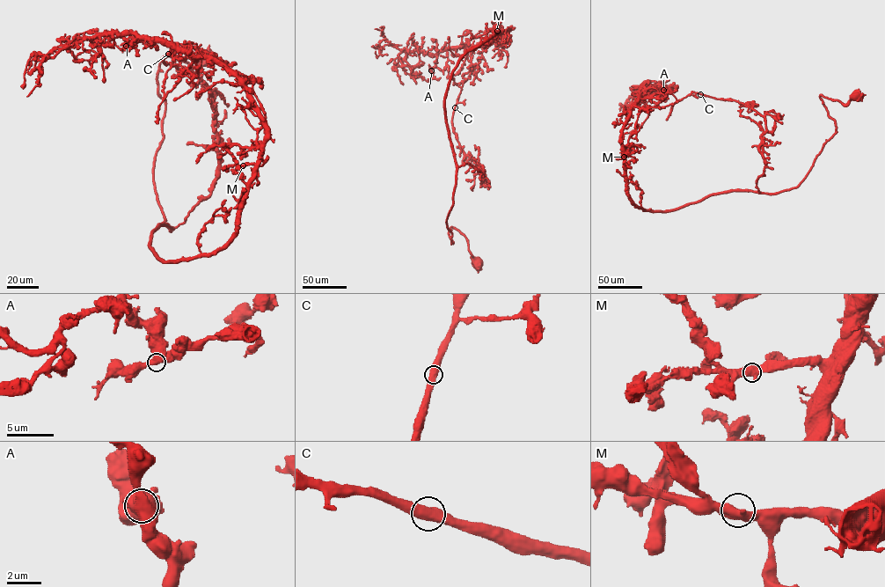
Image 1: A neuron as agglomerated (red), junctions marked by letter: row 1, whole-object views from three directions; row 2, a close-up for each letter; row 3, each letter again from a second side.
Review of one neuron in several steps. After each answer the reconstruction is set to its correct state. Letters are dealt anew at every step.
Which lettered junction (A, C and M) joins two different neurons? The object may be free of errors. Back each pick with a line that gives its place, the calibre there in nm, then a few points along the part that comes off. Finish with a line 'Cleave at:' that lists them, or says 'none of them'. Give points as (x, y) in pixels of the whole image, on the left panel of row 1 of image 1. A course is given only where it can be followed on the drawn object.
Cleave at: none of them

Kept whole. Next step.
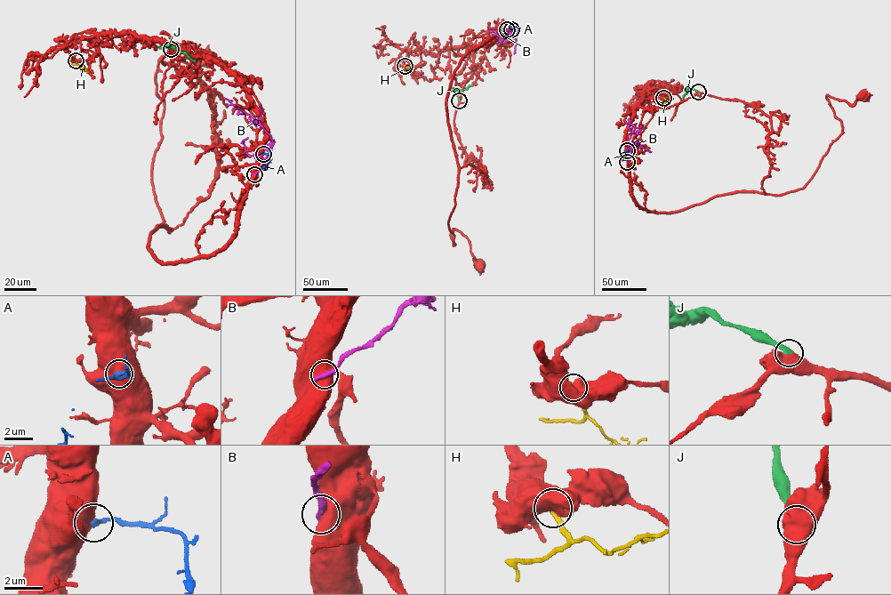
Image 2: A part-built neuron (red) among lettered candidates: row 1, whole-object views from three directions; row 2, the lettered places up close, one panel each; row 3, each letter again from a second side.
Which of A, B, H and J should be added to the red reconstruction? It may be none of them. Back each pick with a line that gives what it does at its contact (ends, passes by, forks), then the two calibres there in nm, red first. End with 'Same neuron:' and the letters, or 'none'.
J: it ends there; 850 nm thick on the red side, 480 nm on the other
Same neuron: J

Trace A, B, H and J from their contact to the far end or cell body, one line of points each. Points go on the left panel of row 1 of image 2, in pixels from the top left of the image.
A: (263, 154), (270, 155), (263, 167), (267, 169)
B: (254, 174), (267, 163), (273, 145), (270, 136), (254, 119), (227, 100)
H: (76, 60), (87, 73)
J: (171, 50), (166, 45), (176, 48), (195, 60)

